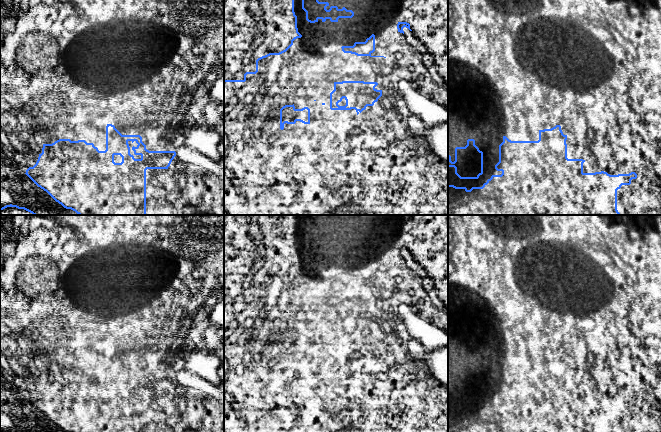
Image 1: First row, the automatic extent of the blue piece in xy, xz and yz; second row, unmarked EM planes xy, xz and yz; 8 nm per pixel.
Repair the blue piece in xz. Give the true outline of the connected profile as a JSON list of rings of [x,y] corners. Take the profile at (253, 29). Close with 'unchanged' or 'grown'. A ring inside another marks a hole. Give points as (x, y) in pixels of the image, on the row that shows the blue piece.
[[[224,0],[224,82],[245,82],[247,74],[258,72],[258,61],[270,55],[280,55],[286,52],[293,41],[301,38],[298,32],[297,16],[294,12],[294,0]]]; unchanged

